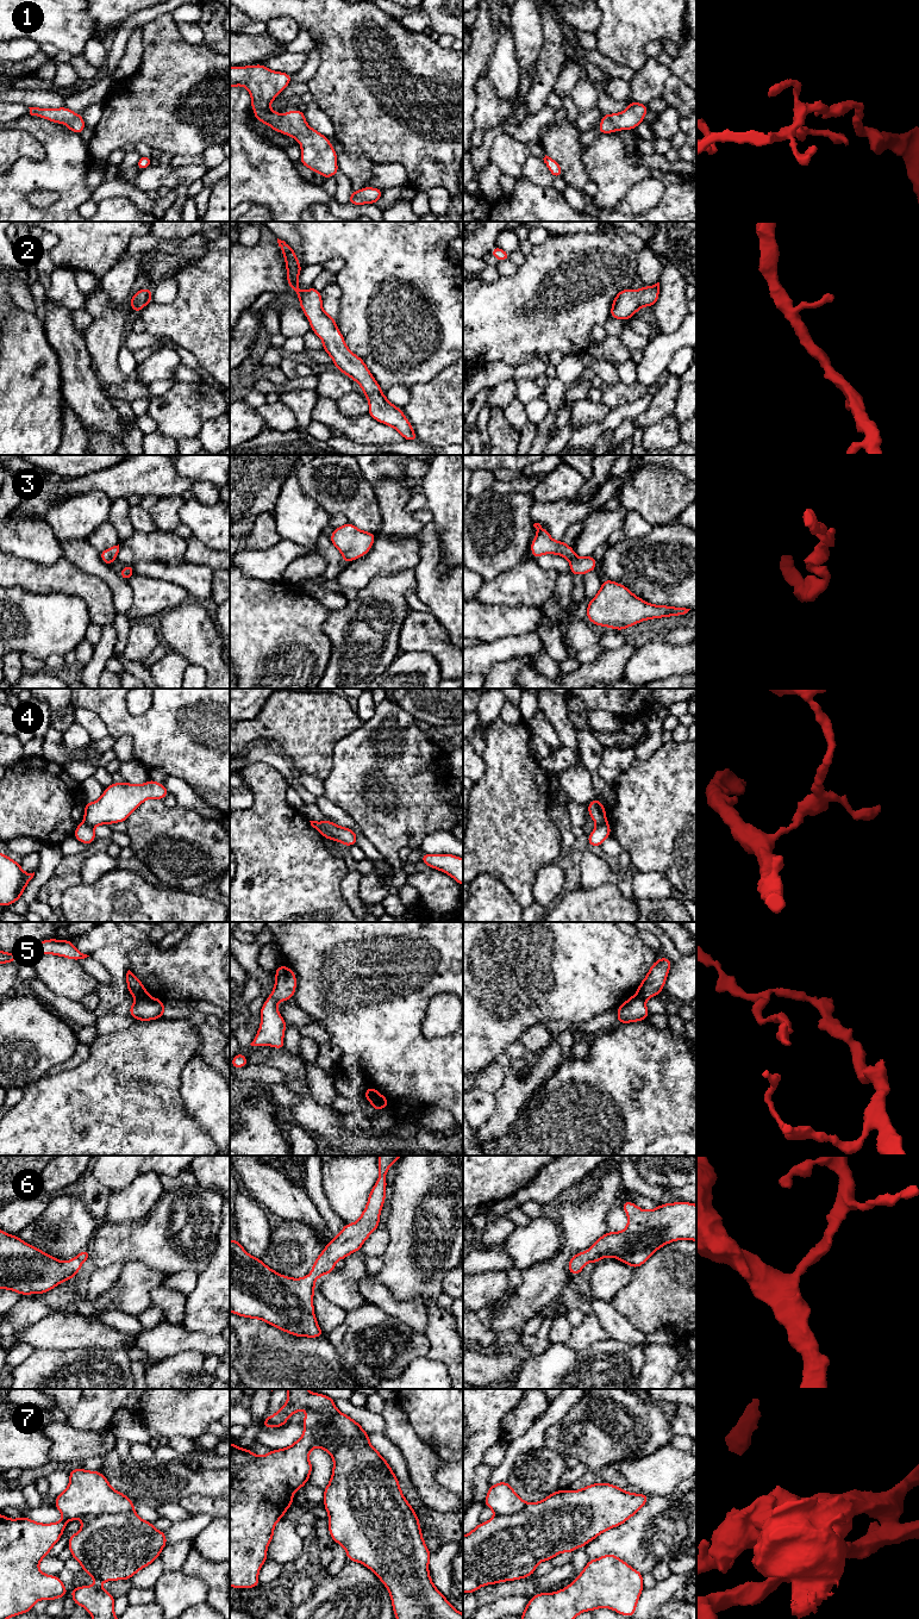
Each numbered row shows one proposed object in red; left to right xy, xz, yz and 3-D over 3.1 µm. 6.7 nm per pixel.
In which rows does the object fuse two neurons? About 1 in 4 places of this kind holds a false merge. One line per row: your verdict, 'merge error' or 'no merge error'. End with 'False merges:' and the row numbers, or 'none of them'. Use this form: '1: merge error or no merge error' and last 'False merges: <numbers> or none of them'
1: no merge error
2: no merge error
3: no merge error
4: merge error
5: merge error
6: no merge error
7: no merge error
False merges: 4, 5

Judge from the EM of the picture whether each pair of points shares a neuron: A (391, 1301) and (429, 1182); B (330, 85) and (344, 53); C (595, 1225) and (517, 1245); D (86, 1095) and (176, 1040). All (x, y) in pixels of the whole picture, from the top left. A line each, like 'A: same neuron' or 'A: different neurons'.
A: different neurons
B: same neuron
C: different neurons
D: same neuron

